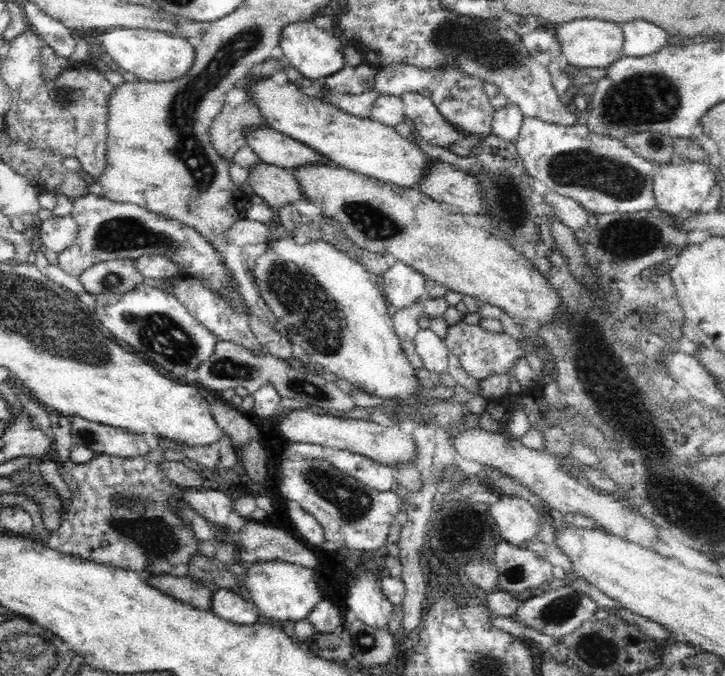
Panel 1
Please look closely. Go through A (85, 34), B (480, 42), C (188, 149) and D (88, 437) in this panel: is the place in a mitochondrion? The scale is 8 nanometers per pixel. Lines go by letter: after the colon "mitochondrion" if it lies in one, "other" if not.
A: other
B: mitochondrion
C: mitochondrion
D: mitochondrion

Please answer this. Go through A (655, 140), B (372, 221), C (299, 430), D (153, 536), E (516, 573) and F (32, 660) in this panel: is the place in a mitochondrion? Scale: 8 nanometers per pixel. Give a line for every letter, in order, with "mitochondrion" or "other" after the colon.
A: mitochondrion
B: mitochondrion
C: other
D: mitochondrion
E: mitochondrion
F: mitochondrion

